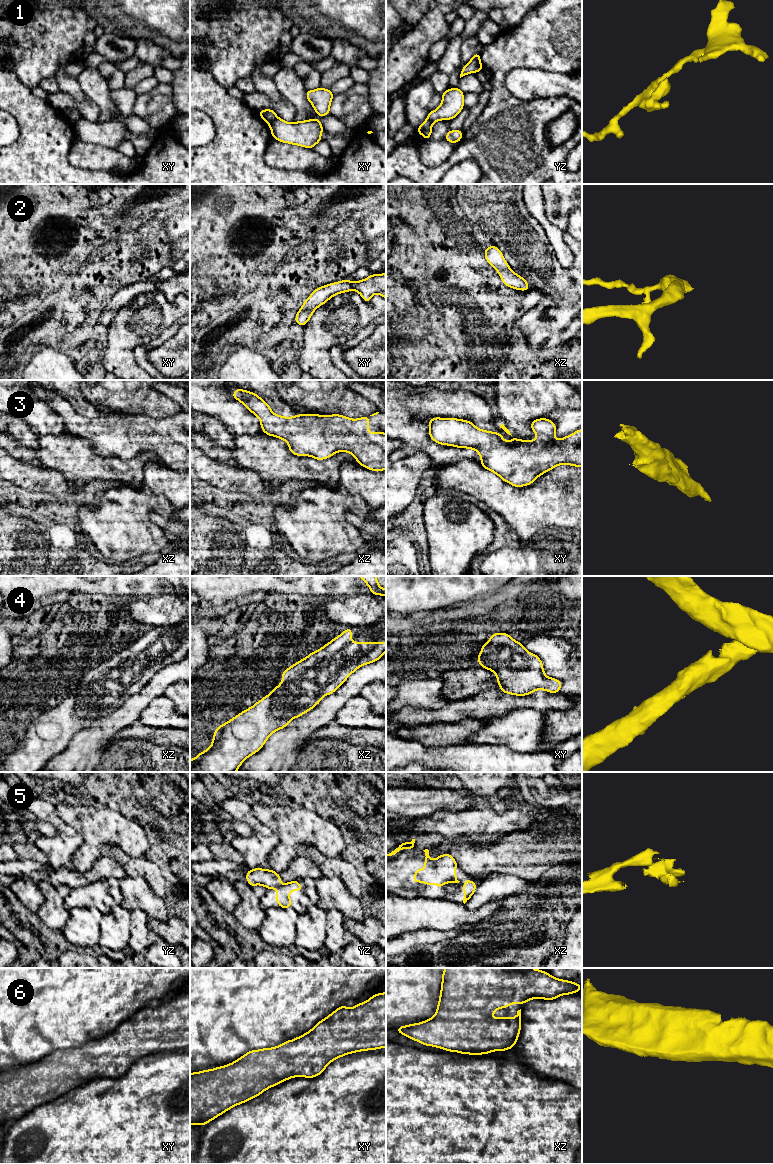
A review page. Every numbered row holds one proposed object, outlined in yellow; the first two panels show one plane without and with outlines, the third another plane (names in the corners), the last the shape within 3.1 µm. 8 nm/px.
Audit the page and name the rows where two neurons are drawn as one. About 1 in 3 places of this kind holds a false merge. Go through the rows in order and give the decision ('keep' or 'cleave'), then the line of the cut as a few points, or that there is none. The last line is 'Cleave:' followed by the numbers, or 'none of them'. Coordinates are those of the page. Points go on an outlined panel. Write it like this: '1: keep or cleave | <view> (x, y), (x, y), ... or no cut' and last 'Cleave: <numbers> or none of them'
1: cleave | xy (277, 117), (269, 125)
2: keep | no cut
3: keep | no cut
4: keep | no cut
5: cleave | yz (281, 885), (273, 888)
6: keep | no cut
Cleave: 1, 5

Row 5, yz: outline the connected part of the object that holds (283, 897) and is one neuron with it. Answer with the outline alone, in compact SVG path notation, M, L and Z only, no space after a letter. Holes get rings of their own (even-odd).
M297 880L285 883L277 888L278 894L274 897L274 900L279 903L278 907L284 909L291 907L290 892L303 890L303 887L299 884Z

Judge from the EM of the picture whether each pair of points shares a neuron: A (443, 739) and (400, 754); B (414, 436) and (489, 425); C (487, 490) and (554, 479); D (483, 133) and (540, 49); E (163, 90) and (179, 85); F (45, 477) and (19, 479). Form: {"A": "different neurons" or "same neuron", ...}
{"A": "different neurons", "B": "same neuron", "C": "same neuron", "D": "same neuron", "E": "different neurons", "F": "same neuron"}

